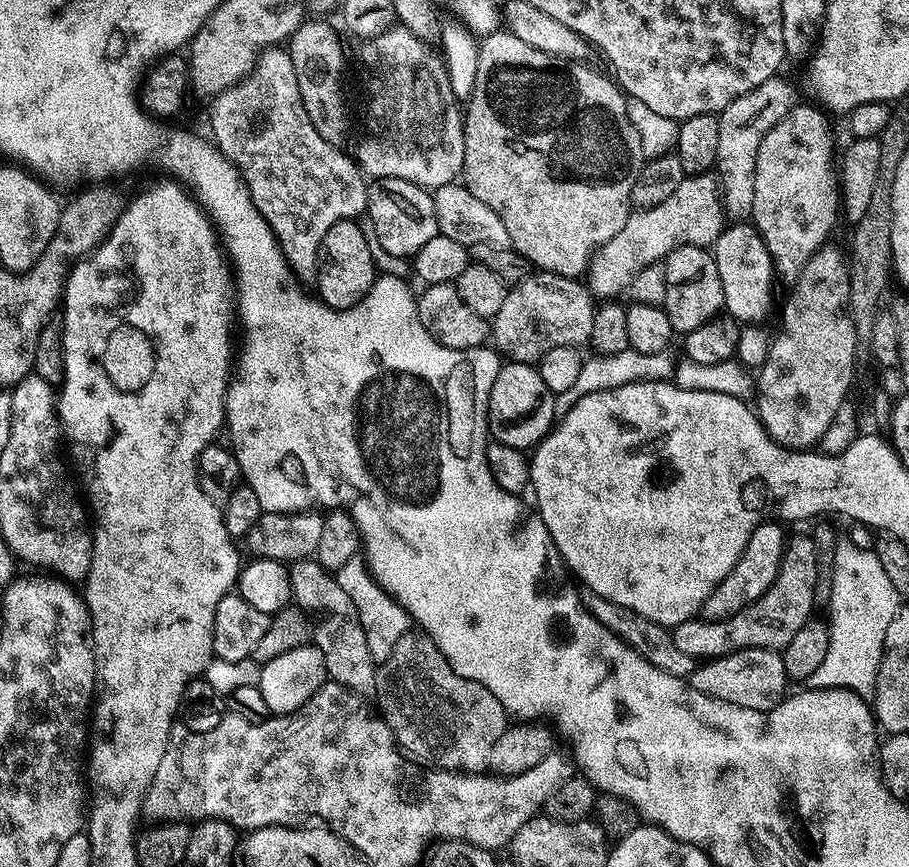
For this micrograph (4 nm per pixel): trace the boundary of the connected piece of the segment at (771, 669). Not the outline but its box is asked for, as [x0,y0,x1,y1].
[690,648,790,710]

